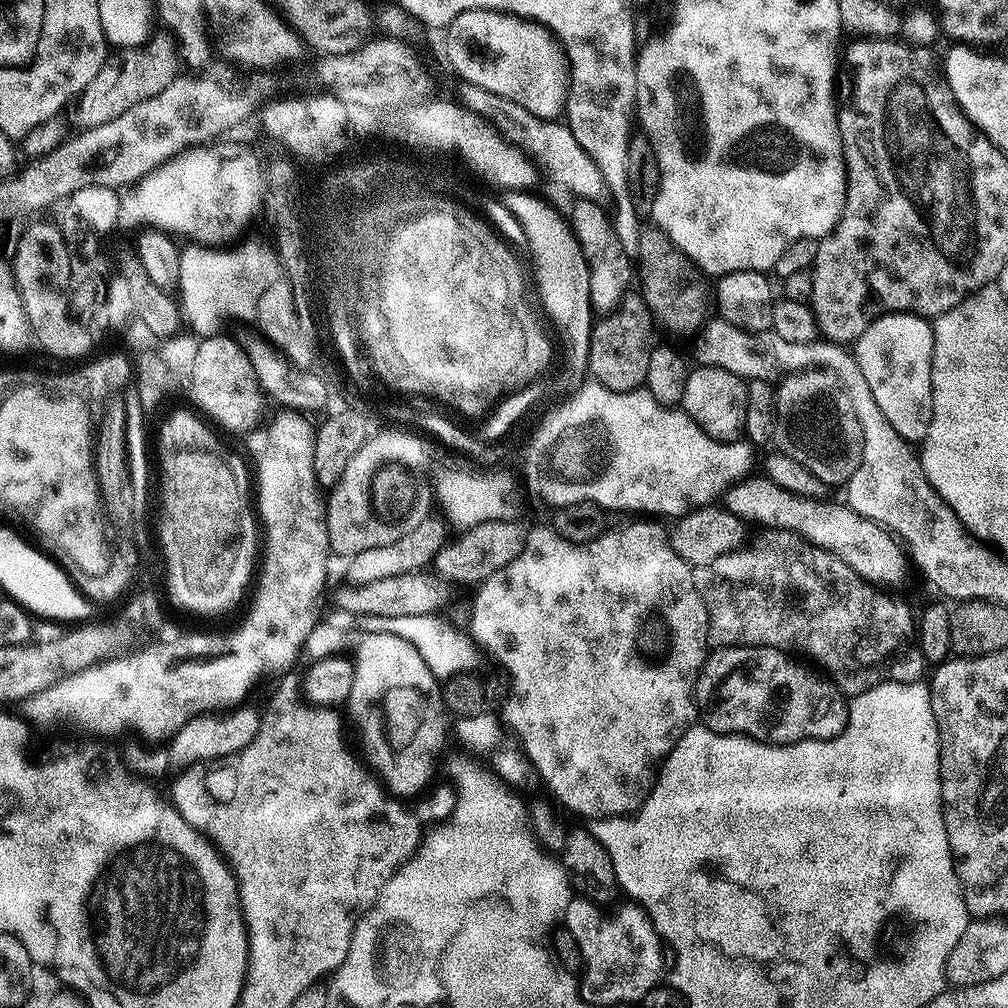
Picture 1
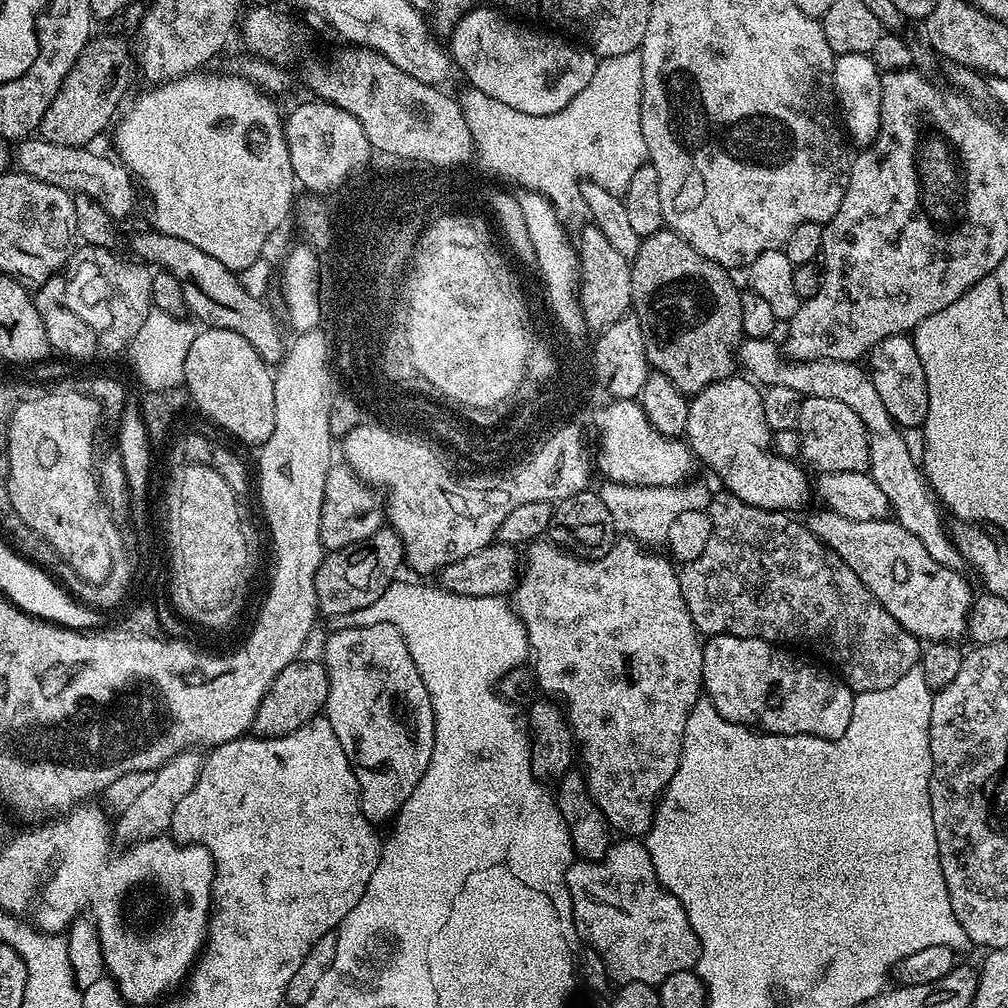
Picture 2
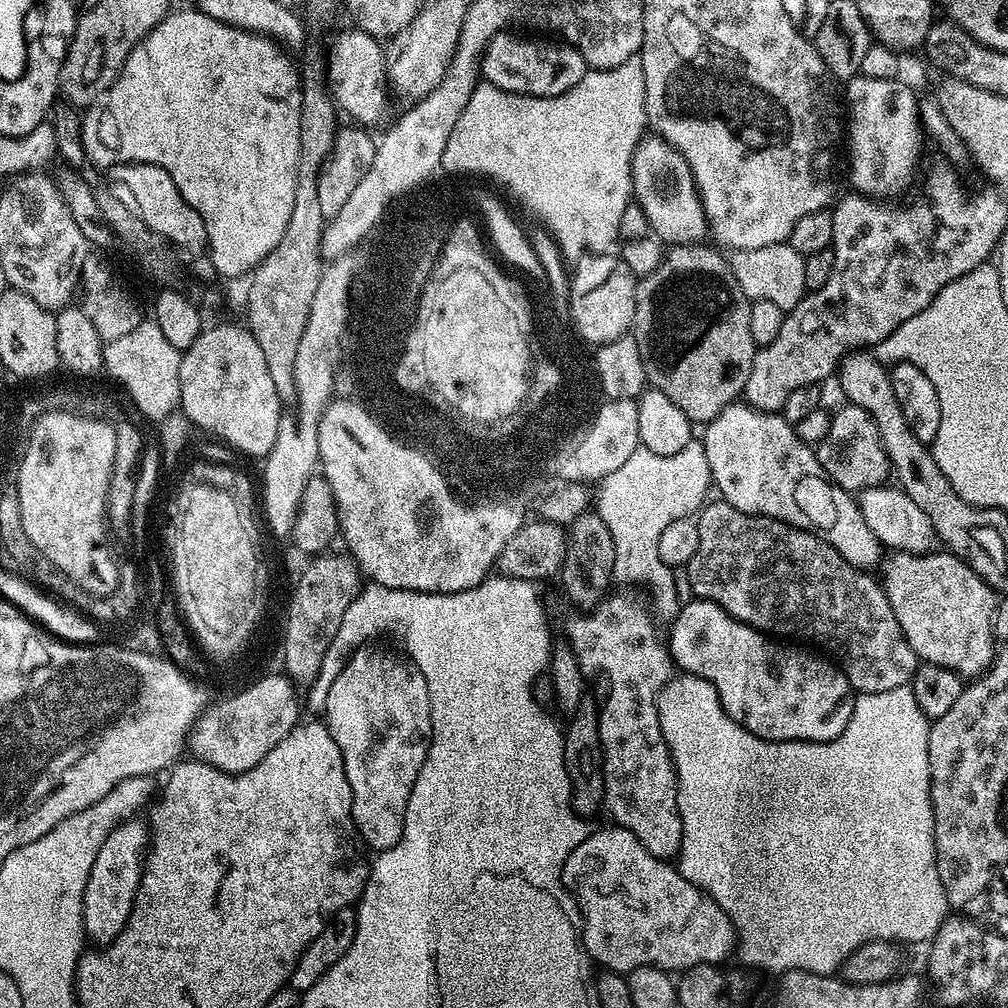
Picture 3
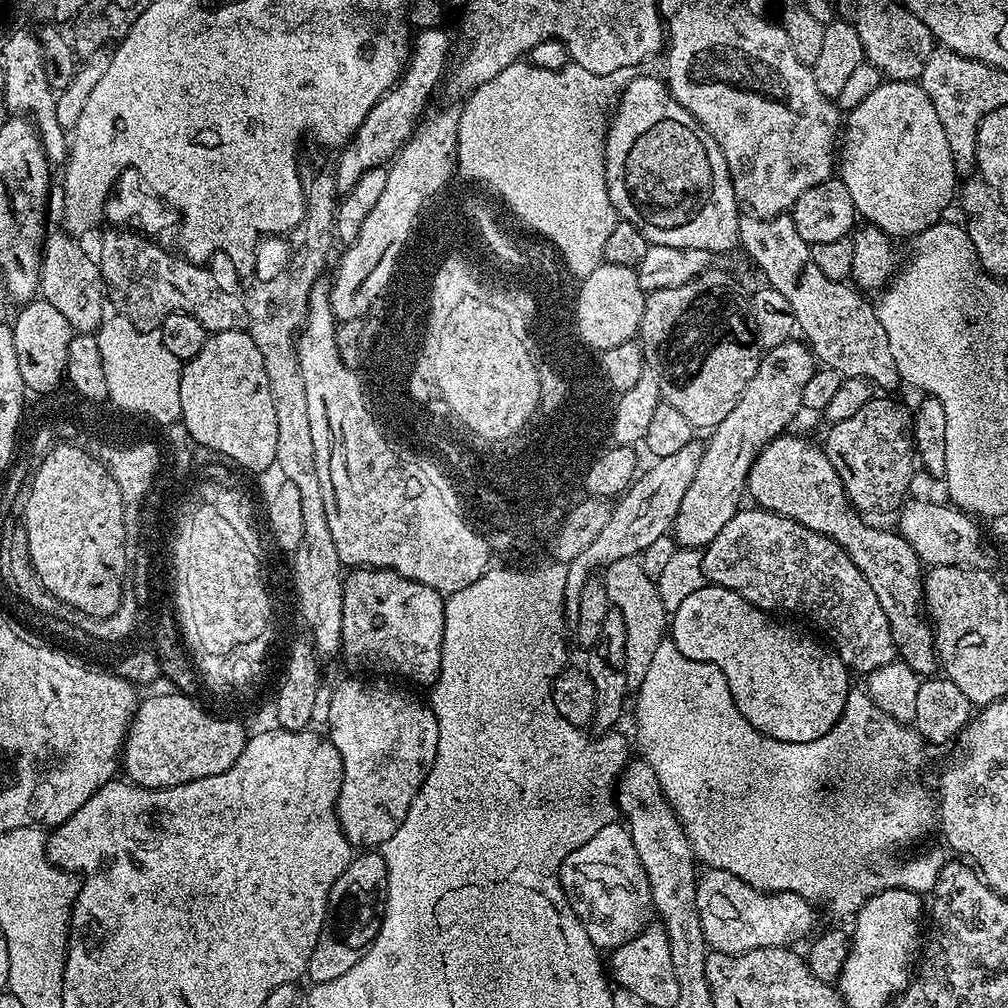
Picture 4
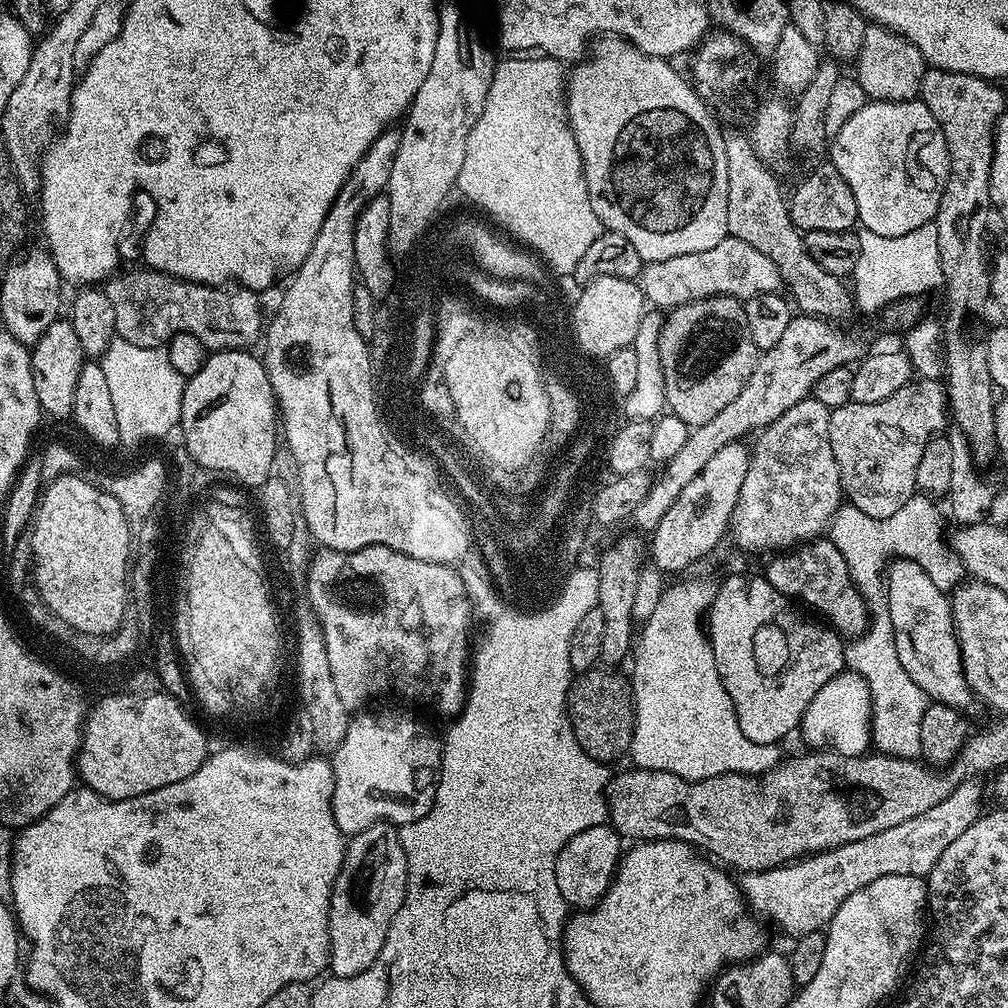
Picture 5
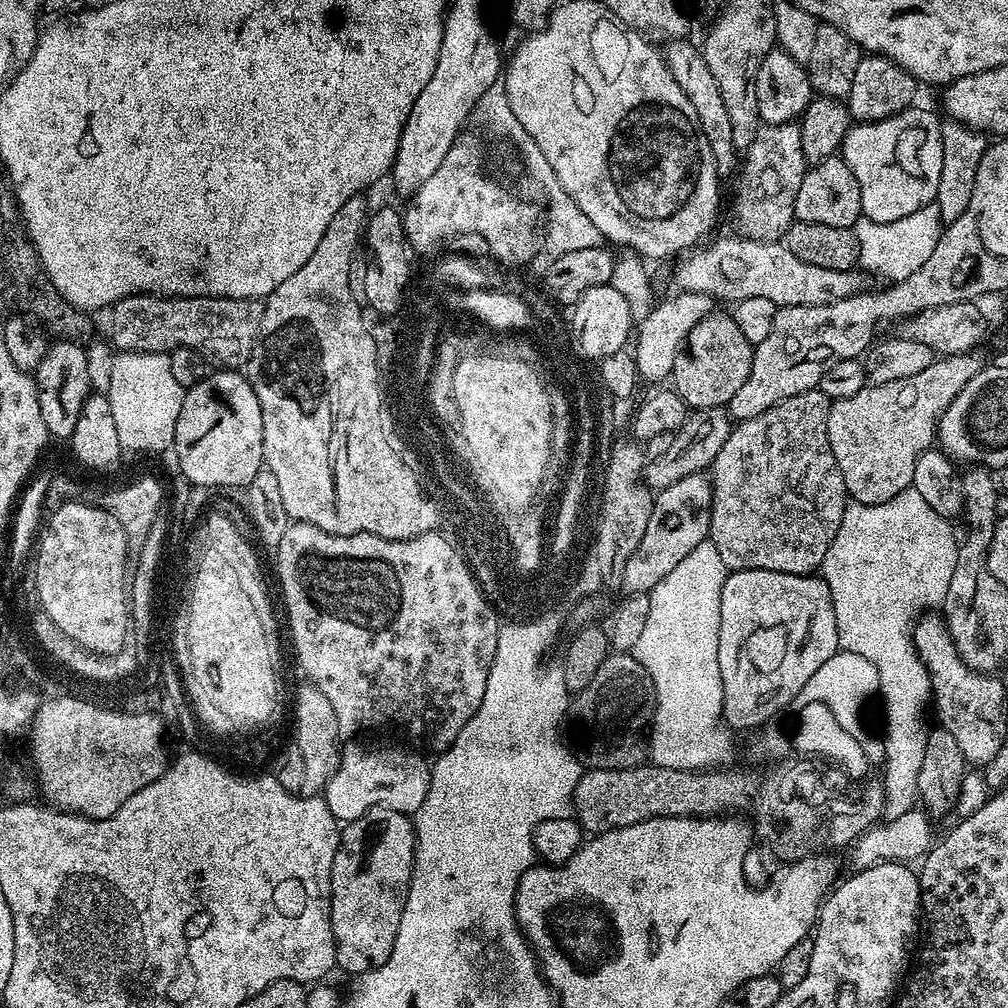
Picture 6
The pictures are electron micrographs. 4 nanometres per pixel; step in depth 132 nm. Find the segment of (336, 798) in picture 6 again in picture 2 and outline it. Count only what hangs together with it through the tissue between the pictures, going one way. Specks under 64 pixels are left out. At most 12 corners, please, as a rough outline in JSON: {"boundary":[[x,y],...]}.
{"boundary":[[394,626],[324,644],[324,712],[373,825],[434,750],[430,694]]}

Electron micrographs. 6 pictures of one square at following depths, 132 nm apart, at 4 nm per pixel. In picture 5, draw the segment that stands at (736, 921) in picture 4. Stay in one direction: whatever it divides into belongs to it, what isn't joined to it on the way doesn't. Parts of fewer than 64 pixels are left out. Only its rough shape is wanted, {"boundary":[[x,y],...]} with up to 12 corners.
{"boundary":[[969,778],[926,814],[739,877],[792,938],[827,929],[854,890],[927,877],[982,814]]}

